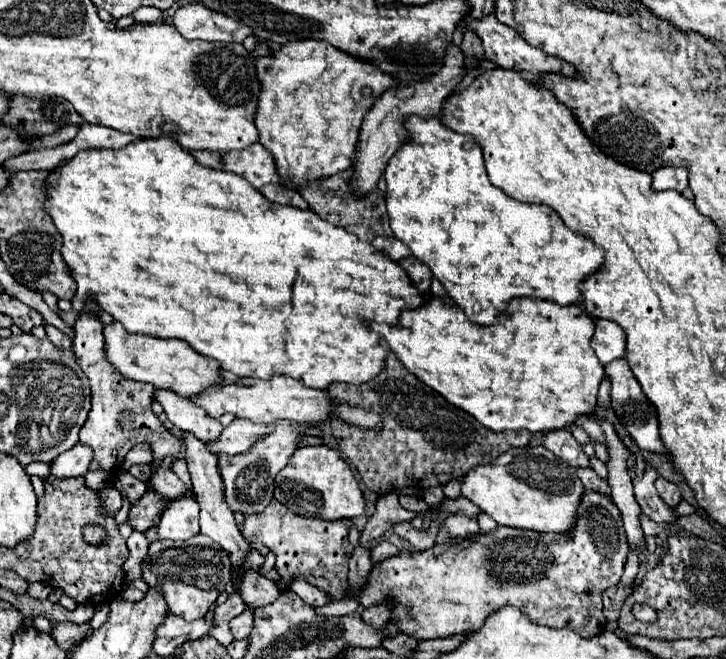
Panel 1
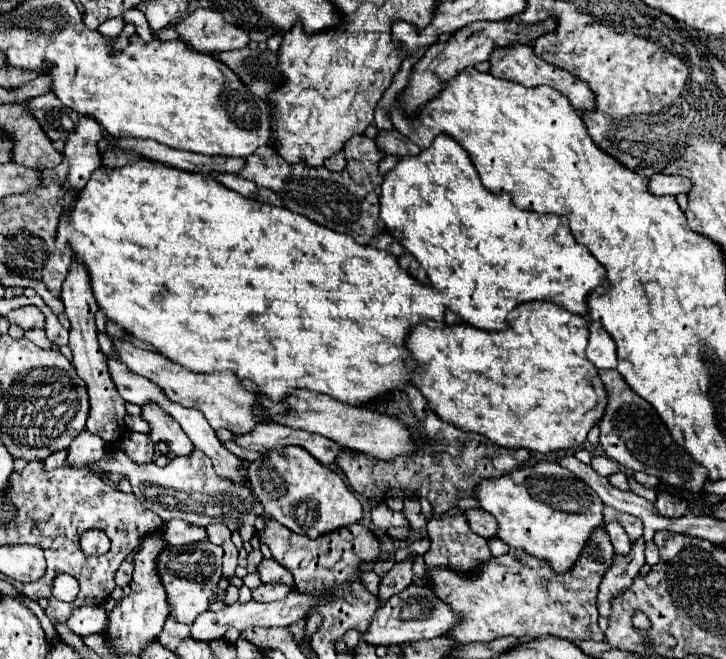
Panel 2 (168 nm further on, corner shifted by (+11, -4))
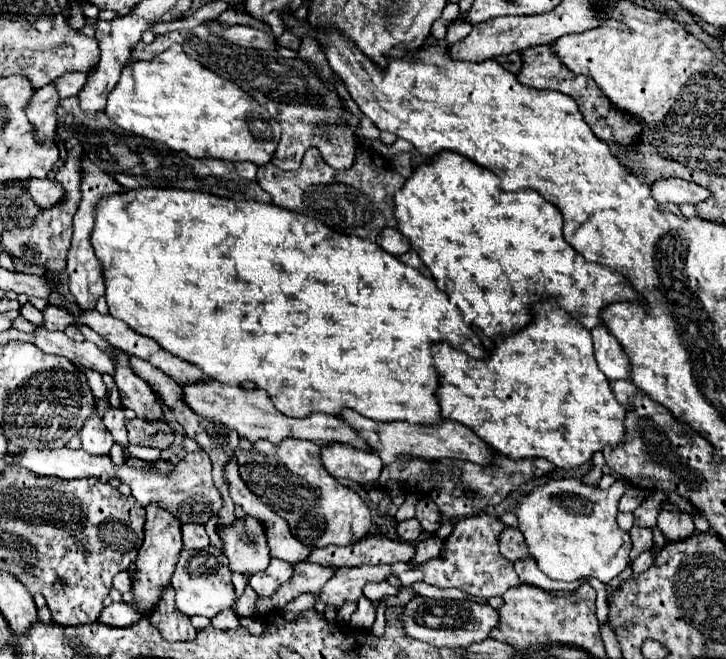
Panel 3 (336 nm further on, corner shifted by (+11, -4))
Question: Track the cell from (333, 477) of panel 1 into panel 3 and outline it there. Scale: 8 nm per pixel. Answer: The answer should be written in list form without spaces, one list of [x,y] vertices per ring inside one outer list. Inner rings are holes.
[[[282,440],[280,444],[256,442],[250,450],[238,452],[240,476],[246,486],[278,516],[282,516],[302,544],[348,546],[370,532],[372,518],[366,502],[356,490],[330,476],[320,460],[320,448],[308,440]]]

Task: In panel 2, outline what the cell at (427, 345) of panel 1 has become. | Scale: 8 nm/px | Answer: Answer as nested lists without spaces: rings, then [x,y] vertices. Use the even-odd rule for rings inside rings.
[[[524,302],[520,304],[516,310],[512,310],[508,314],[508,328],[502,332],[484,332],[478,330],[474,326],[462,324],[462,326],[446,326],[446,328],[428,328],[426,324],[420,324],[416,328],[410,330],[408,334],[408,350],[416,362],[416,388],[420,388],[420,392],[424,394],[424,398],[428,398],[428,404],[432,408],[432,412],[436,412],[442,420],[454,424],[460,430],[466,432],[476,432],[482,434],[486,438],[490,438],[494,444],[516,450],[516,448],[526,448],[526,450],[534,450],[540,454],[548,454],[548,452],[558,452],[558,450],[568,450],[568,448],[580,448],[586,440],[586,434],[590,432],[592,426],[596,426],[608,406],[608,392],[598,376],[596,366],[590,364],[590,360],[586,358],[586,346],[588,346],[588,320],[582,316],[576,316],[572,312],[566,312],[564,308],[552,304],[552,302]]]

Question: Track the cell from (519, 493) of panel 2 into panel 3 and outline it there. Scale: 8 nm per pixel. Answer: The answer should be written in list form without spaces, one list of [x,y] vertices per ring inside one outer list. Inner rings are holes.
[[[560,478],[560,480],[548,480],[542,486],[536,486],[530,490],[512,510],[512,514],[518,518],[518,530],[524,534],[528,552],[536,558],[540,570],[552,578],[552,580],[564,580],[574,582],[586,576],[598,578],[604,584],[608,584],[612,578],[616,578],[630,562],[630,534],[622,532],[616,524],[618,514],[618,500],[628,488],[628,480],[618,478],[610,488],[594,488],[584,484],[578,478]]]

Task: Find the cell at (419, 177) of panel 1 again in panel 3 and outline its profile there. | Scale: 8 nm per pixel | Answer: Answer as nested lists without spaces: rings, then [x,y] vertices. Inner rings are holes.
[[[442,152],[440,156],[436,156],[436,160],[428,160],[424,164],[418,164],[412,172],[412,176],[404,182],[402,190],[396,192],[394,196],[394,216],[398,220],[398,226],[402,236],[406,236],[410,240],[410,246],[412,250],[416,250],[416,254],[420,256],[420,260],[428,266],[428,270],[432,272],[432,278],[436,282],[436,286],[440,290],[444,290],[448,294],[448,298],[458,306],[458,310],[462,312],[462,318],[464,322],[468,324],[474,324],[478,328],[482,328],[482,332],[486,336],[508,336],[508,334],[514,334],[516,330],[524,328],[528,322],[530,322],[530,306],[534,302],[540,302],[548,296],[556,298],[556,302],[560,304],[560,308],[568,310],[576,320],[580,320],[580,324],[584,324],[584,328],[594,328],[596,324],[600,324],[600,310],[608,304],[614,304],[614,302],[624,302],[624,300],[640,300],[640,296],[632,290],[632,286],[626,282],[624,276],[620,274],[614,274],[610,268],[602,266],[602,264],[592,264],[592,262],[586,262],[584,258],[578,256],[578,252],[566,244],[564,236],[562,236],[562,228],[564,228],[564,218],[560,214],[560,210],[550,204],[548,200],[544,200],[538,192],[534,190],[520,190],[520,192],[504,192],[500,188],[500,178],[494,174],[494,172],[488,172],[484,168],[480,168],[478,164],[472,164],[472,160],[464,160],[464,156],[456,156],[456,152]]]

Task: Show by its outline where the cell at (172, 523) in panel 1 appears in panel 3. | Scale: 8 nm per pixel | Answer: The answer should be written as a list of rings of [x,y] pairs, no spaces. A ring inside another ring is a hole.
[[[182,524],[182,540],[184,540],[184,550],[202,550],[210,546],[208,534],[202,524]]]

